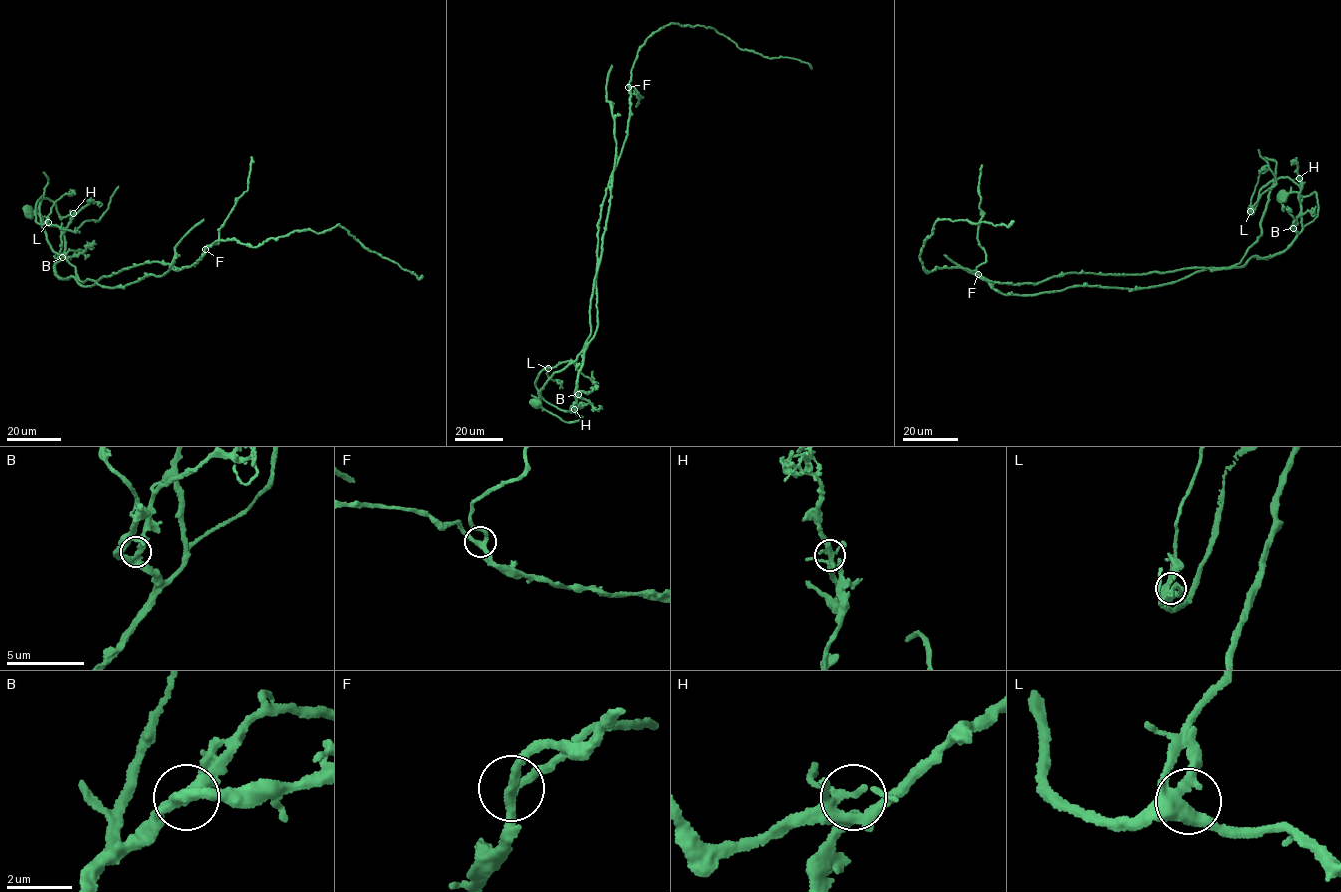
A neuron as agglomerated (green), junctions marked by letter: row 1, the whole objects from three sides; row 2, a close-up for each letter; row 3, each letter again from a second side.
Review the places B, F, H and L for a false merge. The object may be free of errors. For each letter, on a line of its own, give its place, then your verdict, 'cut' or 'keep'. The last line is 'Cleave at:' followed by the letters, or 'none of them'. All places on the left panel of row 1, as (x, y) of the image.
B: place (62, 257); keep
F: place (205, 249); keep
H: place (73, 213); cut
L: place (48, 222); keep
Cleave at: H

